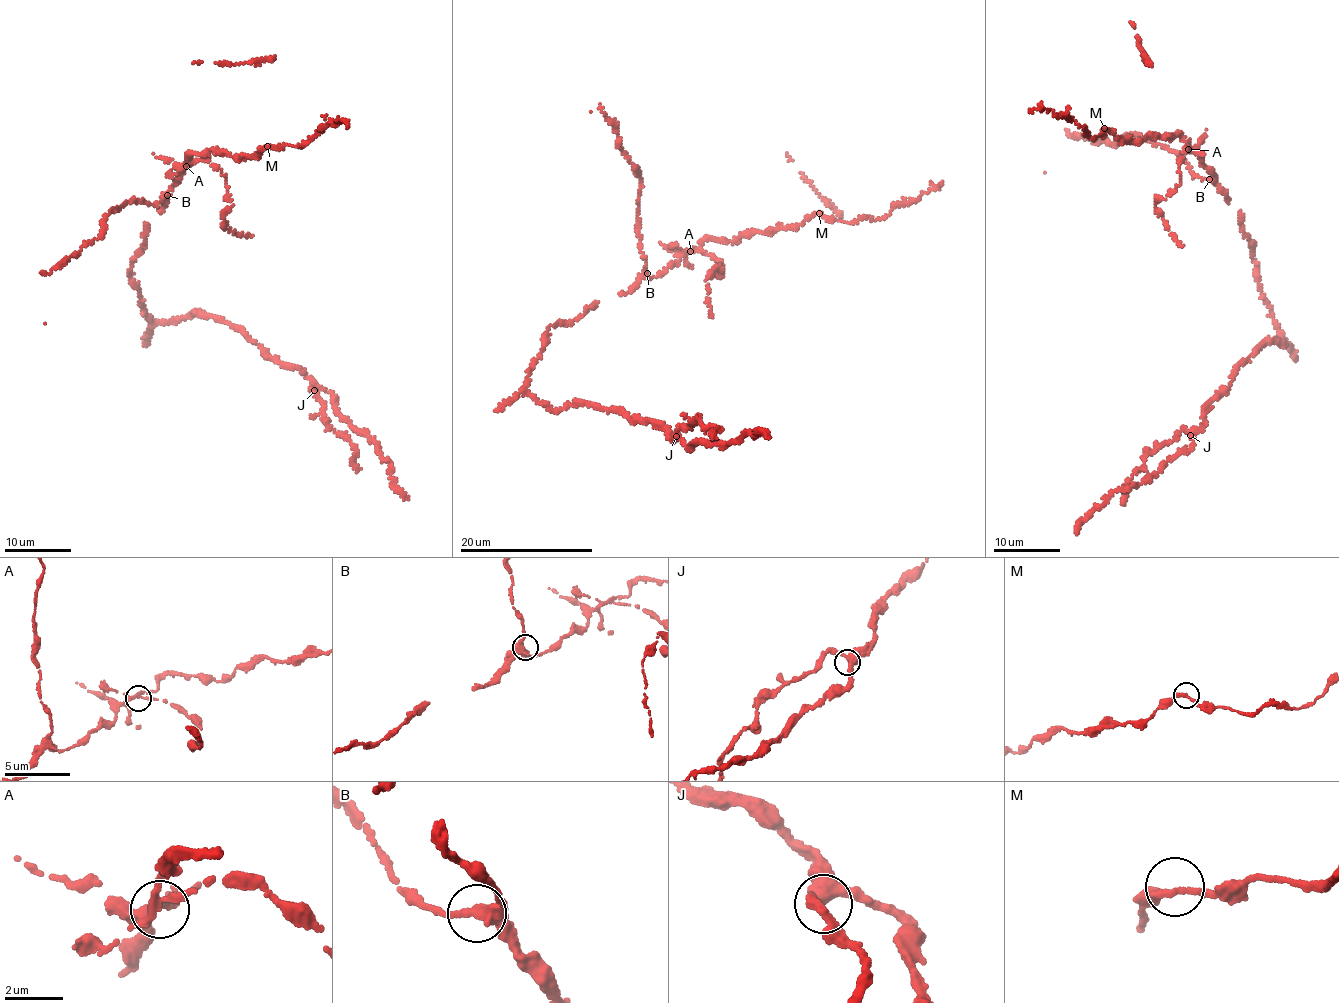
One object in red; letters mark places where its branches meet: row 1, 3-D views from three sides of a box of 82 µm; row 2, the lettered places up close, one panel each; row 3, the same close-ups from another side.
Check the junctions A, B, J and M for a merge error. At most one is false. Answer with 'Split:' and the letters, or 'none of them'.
Split: A

